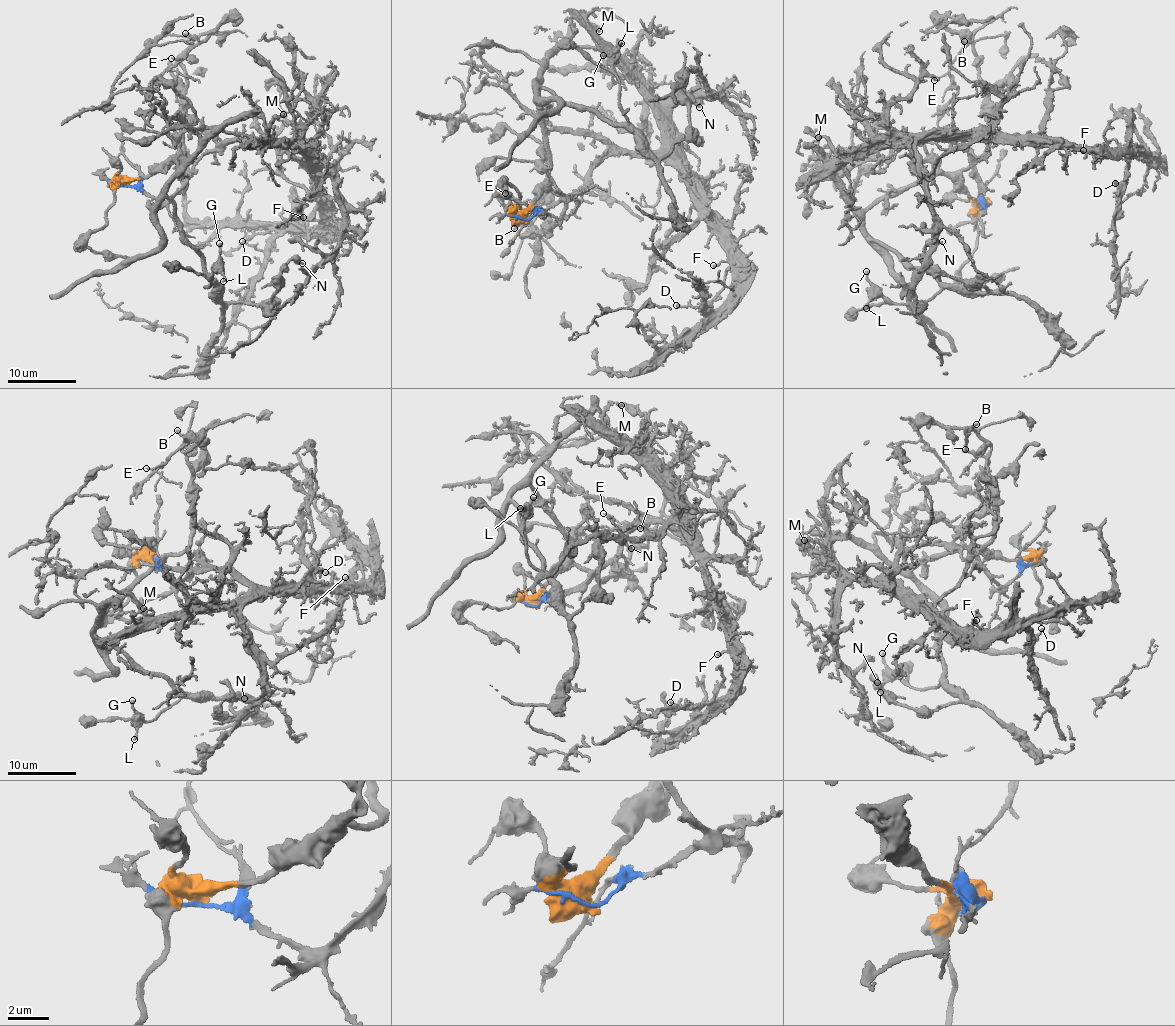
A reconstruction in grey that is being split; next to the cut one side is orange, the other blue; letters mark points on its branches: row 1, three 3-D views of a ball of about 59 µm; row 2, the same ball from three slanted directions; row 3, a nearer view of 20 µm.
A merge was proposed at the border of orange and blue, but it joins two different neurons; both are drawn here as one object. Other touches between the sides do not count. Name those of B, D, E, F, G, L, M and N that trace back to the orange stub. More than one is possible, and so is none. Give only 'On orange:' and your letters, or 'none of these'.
On orange: B, E, G, L, N

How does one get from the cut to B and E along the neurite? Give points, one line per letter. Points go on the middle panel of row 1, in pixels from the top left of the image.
B: (524, 219), (543, 191), (560, 193), (560, 218), (539, 235), (521, 238), (528, 228), (514, 229)
E: (524, 219), (543, 191), (560, 193), (560, 218), (539, 235), (521, 238), (528, 220), (504, 193)

